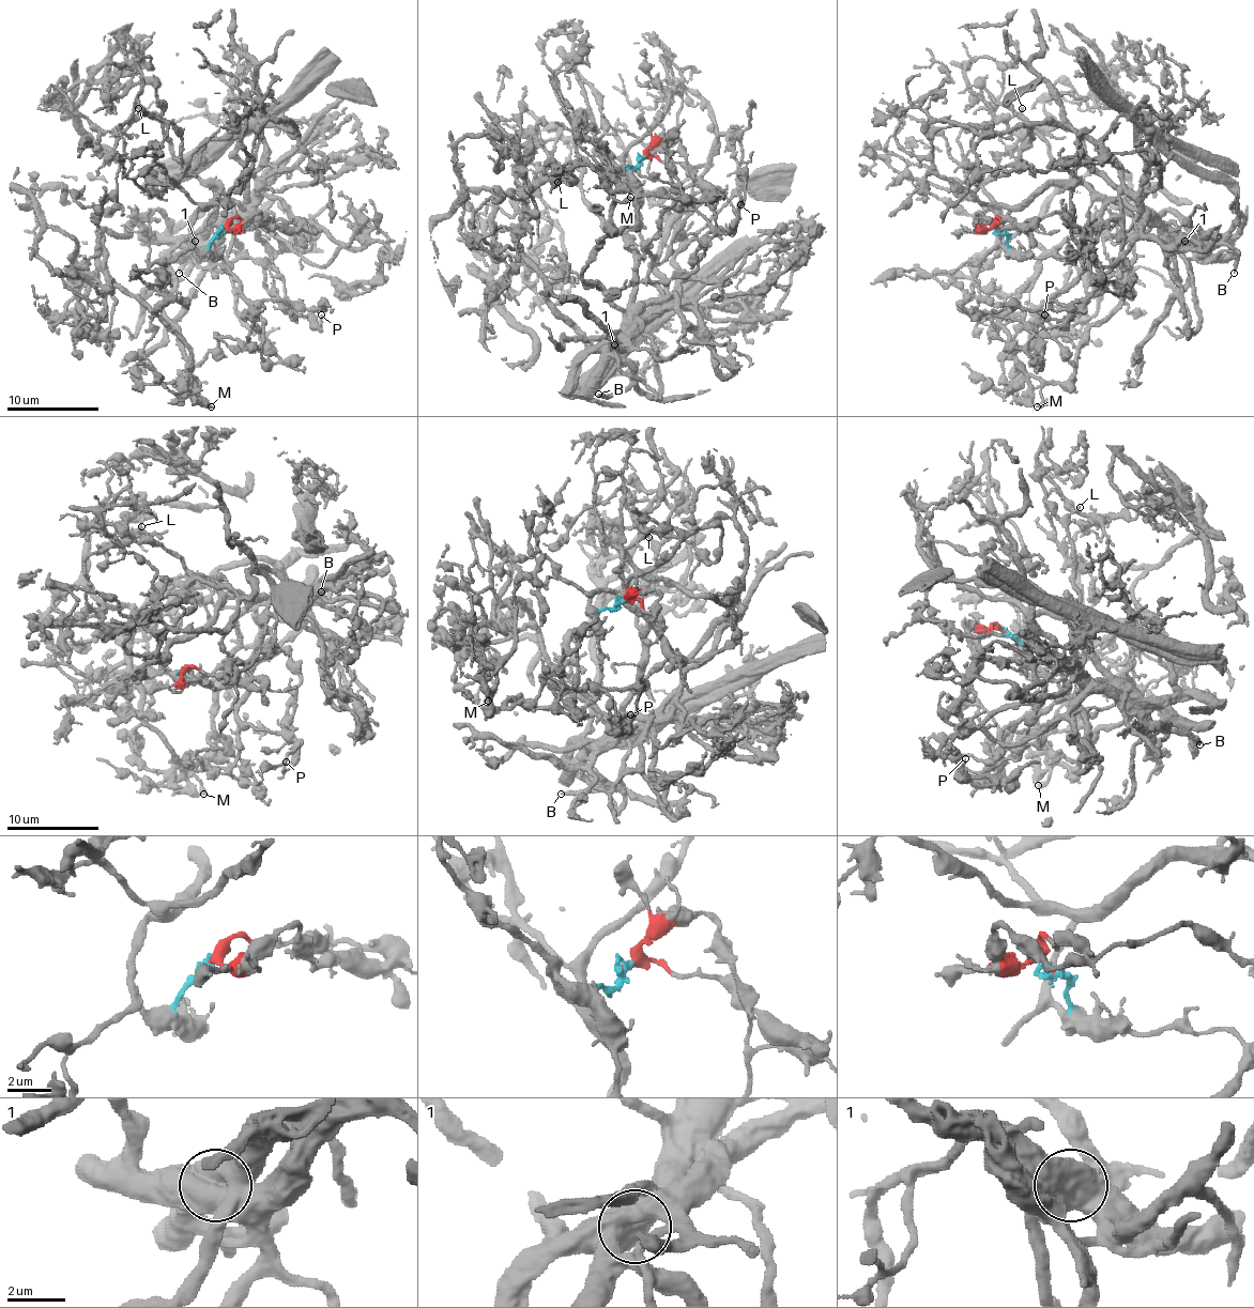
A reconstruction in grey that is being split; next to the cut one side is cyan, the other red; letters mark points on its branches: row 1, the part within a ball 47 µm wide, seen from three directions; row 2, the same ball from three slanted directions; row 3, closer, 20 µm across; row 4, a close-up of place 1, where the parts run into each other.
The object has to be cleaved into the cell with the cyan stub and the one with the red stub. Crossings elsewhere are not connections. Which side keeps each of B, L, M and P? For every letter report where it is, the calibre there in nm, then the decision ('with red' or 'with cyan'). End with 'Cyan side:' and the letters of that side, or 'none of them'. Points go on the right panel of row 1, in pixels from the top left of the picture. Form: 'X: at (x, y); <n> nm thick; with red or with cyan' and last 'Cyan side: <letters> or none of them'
B: at (1234, 273); 280 nm thick; with cyan
L: at (1022, 108); 110 nm thick; with cyan
M: at (1037, 406); 400 nm thick; with cyan
P: at (1044, 314); 140 nm thick; with red
Cyan side: B, L, M

